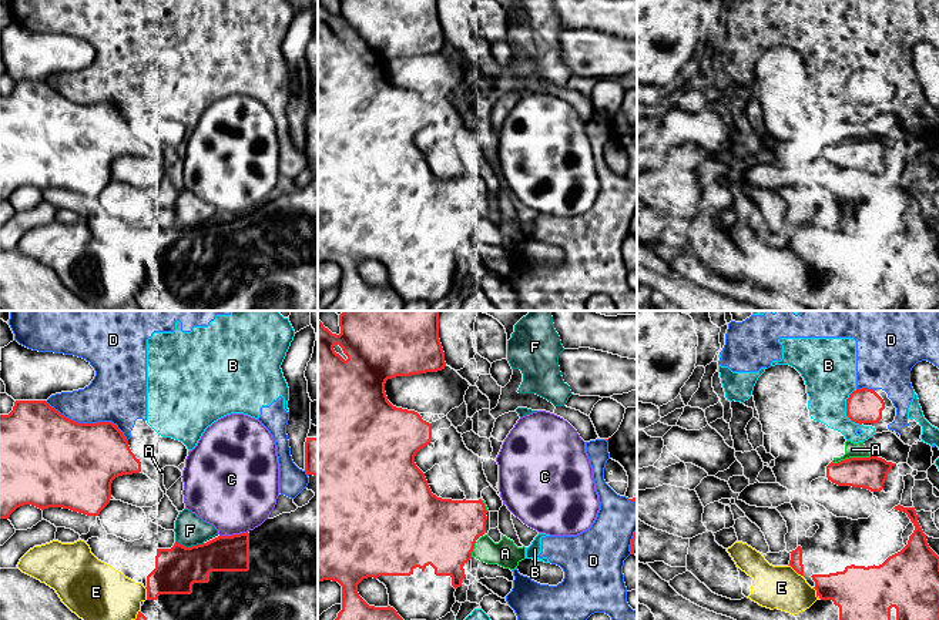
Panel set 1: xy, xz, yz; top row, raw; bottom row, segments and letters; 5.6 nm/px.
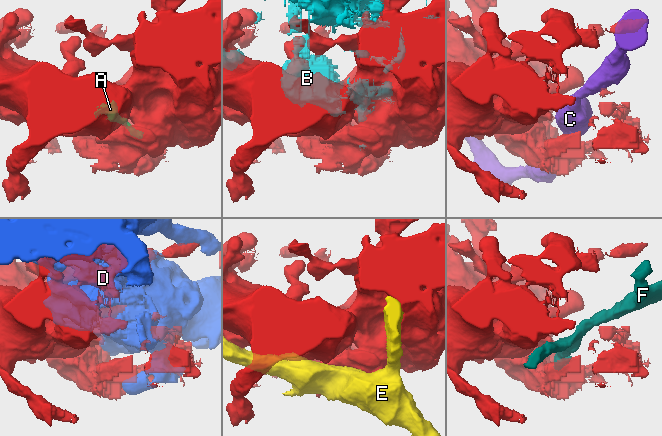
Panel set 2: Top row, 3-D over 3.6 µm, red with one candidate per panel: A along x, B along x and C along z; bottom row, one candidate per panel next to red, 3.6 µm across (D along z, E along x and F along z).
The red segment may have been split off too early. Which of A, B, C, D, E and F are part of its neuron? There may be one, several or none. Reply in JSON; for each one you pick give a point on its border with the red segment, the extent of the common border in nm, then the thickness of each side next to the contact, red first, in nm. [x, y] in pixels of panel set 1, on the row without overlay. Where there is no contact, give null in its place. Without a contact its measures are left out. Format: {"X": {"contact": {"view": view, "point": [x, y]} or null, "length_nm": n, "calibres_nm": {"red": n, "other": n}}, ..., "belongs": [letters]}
{"belongs": []}

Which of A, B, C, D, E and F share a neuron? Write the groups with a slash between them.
A / B D / C / E / F

